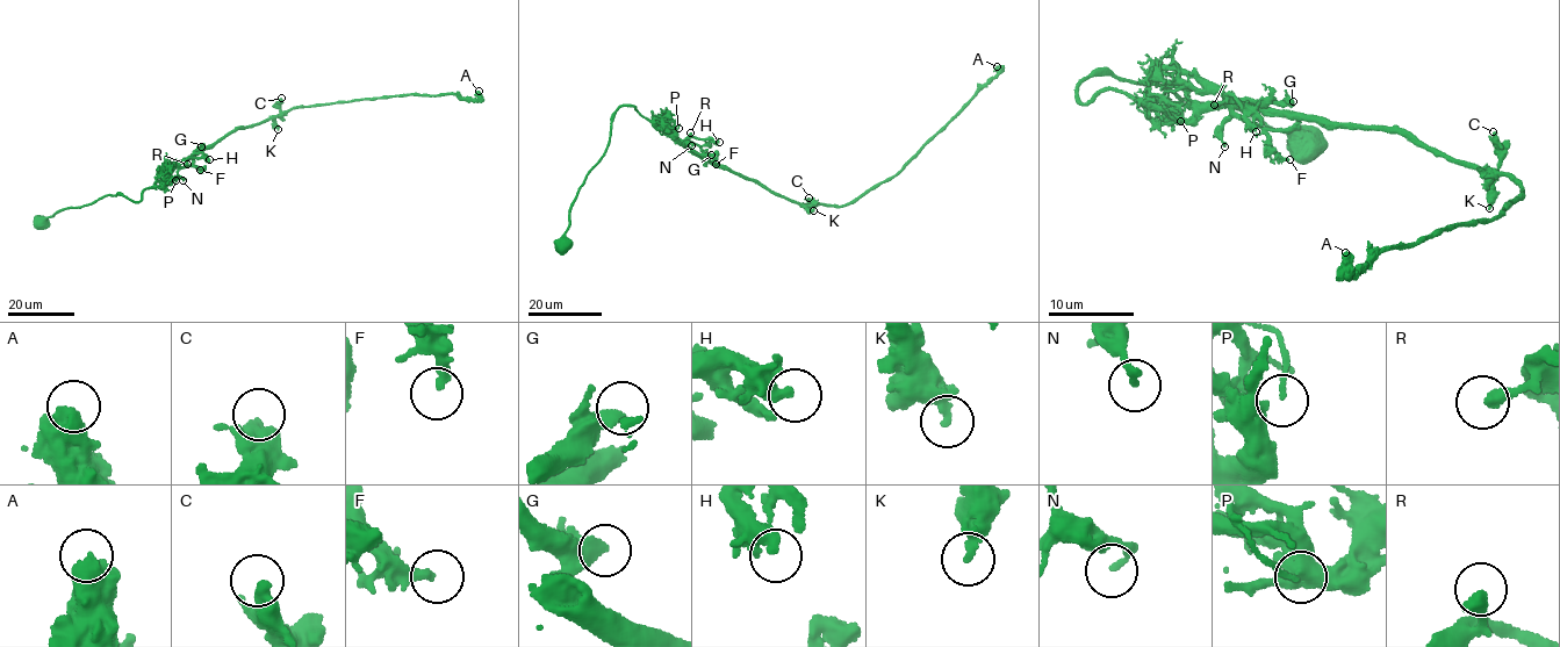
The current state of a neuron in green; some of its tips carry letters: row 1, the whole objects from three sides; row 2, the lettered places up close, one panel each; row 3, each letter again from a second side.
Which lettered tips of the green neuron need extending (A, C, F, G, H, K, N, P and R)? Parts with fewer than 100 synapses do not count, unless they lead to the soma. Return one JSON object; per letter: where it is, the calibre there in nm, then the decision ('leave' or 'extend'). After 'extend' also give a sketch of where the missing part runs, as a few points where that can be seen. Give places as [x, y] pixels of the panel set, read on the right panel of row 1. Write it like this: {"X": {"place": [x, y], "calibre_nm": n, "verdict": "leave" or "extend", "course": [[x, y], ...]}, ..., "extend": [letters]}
{"A": {"place": [1345, 252], "calibre_nm": 600, "verdict": "leave"}, "C": {"place": [1493, 131], "calibre_nm": 400, "verdict": "leave"}, "F": {"place": [1289, 159], "calibre_nm": 280, "verdict": "leave"}, "G": {"place": [1293, 101], "calibre_nm": 440, "verdict": "leave"}, "H": {"place": [1256, 131], "calibre_nm": 280, "verdict": "leave"}, "K": {"place": [1489, 208], "calibre_nm": 380, "verdict": "leave"}, "N": {"place": [1224, 146], "calibre_nm": 190, "verdict": "leave"}, "P": {"place": [1180, 121], "calibre_nm": 100, "verdict": "leave"}, "R": {"place": [1214, 105], "calibre_nm": 400, "verdict": "leave"}, "extend": []}

